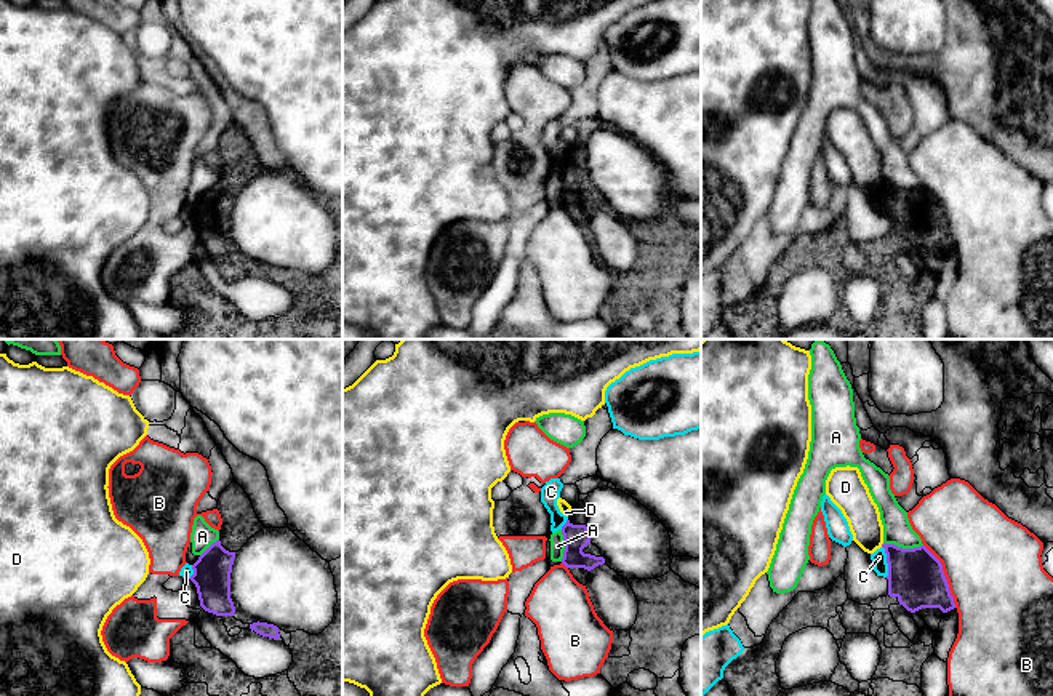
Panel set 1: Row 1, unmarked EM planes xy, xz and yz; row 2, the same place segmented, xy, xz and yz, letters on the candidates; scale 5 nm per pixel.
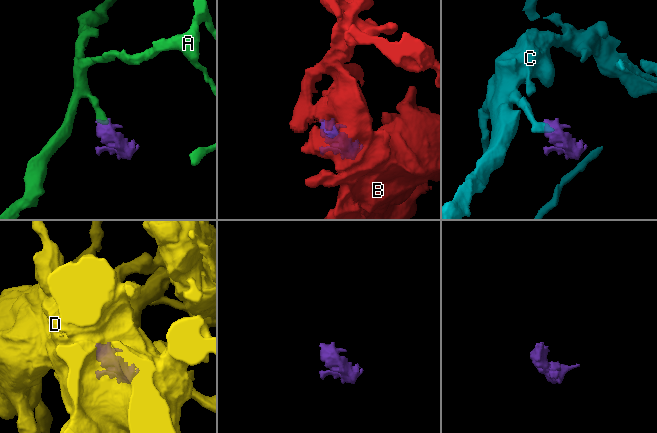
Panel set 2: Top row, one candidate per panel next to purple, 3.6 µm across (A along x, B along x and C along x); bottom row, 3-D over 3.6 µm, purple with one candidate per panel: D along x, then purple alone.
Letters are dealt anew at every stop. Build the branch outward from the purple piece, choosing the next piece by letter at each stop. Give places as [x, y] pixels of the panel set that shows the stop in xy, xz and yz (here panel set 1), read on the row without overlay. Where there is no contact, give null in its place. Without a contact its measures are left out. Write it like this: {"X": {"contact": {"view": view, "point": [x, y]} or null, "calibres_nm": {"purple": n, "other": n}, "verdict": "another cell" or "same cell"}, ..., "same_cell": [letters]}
{"A": {"contact": {"view": "yz", "point": [901, 189]}, "calibres_nm": {"purple": 280, "other": 140}, "verdict": "another cell"}, "B": {"contact": {"view": "yz", "point": [944, 218]}, "calibres_nm": {"purple": 280, "other": 480}, "verdict": "another cell"}, "C": {"contact": {"view": "yz", "point": [887, 204]}, "calibres_nm": {"purple": 280, "other": 80}, "verdict": "another cell"}, "D": {"contact": {"view": "yz", "point": [882, 186]}, "calibres_nm": {"purple": 280, "other": 170}, "verdict": "another cell"}, "same_cell": []}

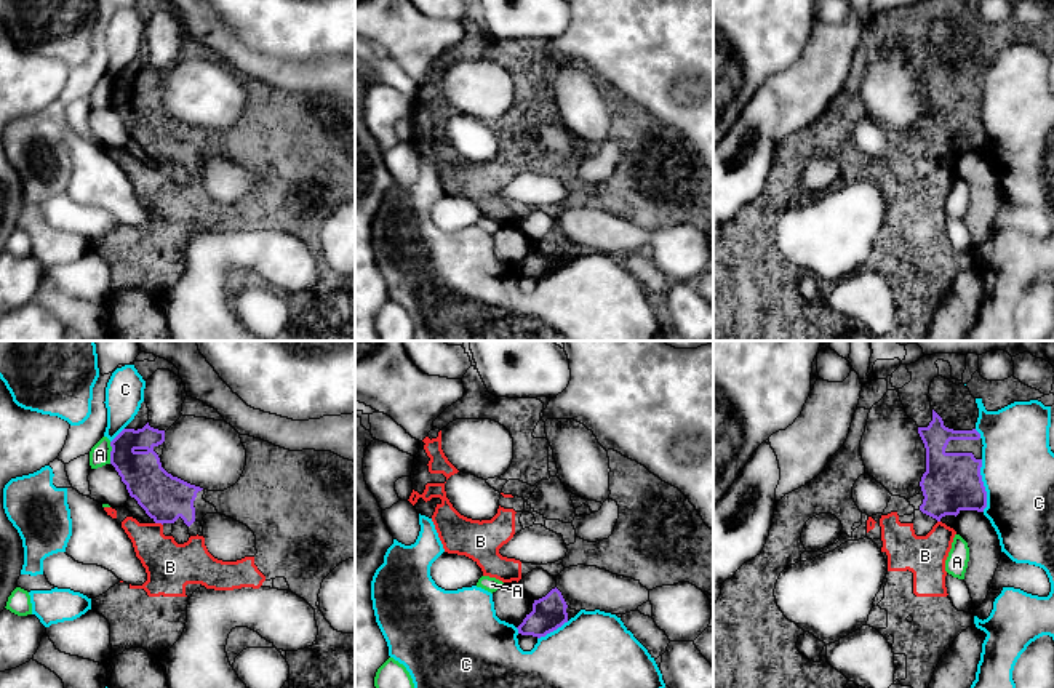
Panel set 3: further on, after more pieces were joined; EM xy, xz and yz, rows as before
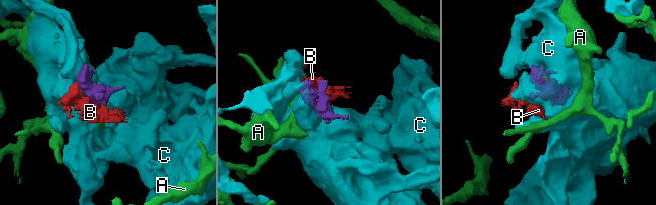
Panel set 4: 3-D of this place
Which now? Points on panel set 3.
{"A": {"contact": {"view": "xy", "point": [111, 95]}, "calibres_nm": {"purple": 220, "other": 110}, "verdict": "another cell"}, "B": {"contact": {"view": "xy", "point": [159, 164]}, "calibres_nm": {"purple": 240, "other": 240}, "verdict": "same cell"}, "C": {"contact": {"view": "yz", "point": [982, 127]}, "calibres_nm": {"purple": 300, "other": 360}, "verdict": "another cell"}, "same_cell": ["B"]}

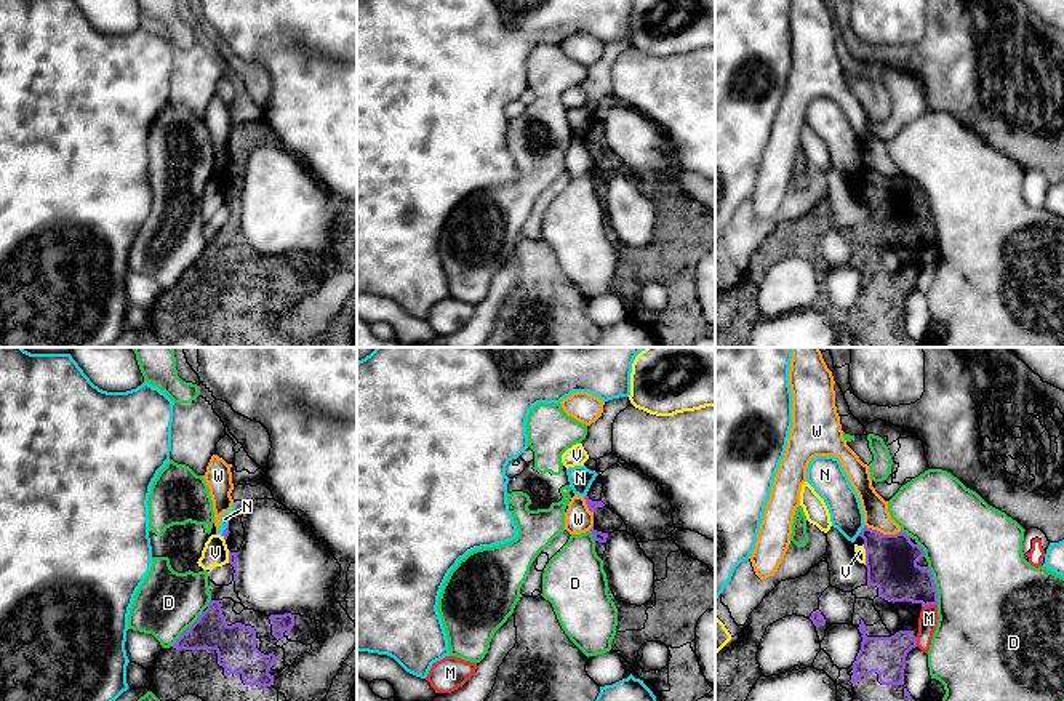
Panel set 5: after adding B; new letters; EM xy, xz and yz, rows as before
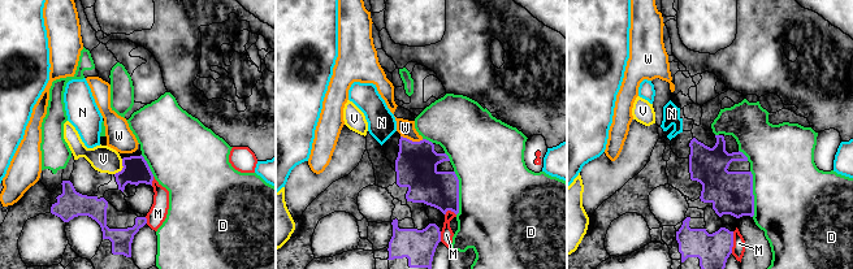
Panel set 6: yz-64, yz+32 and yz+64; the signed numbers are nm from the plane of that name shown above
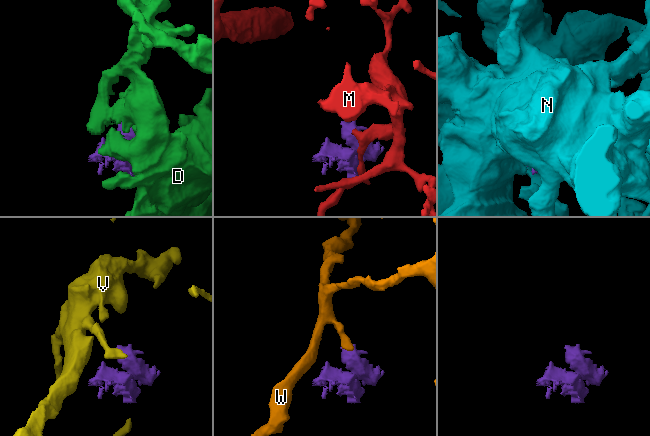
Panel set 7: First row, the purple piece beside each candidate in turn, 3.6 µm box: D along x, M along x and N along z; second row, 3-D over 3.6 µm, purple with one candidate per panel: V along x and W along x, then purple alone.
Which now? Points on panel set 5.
{"D": {"contact": {"view": "yz", "point": [935, 228]}, "calibres_nm": {"purple": 260, "other": 480}, "verdict": "another cell"}, "M": {"contact": {"view": "yz", "point": [928, 245]}, "calibres_nm": {"purple": 240, "other": 100}, "verdict": "another cell"}, "N": {"contact": {"view": "yz", "point": [861, 172]}, "calibres_nm": {"purple": 260, "other": 170}, "verdict": "another cell"}, "V": {"contact": {"view": "yz", "point": [866, 196]}, "calibres_nm": {"purple": 260, "other": 50}, "verdict": "another cell"}, "W": {"contact": {"view": "yz", "point": [882, 175]}, "calibres_nm": {"purple": 260, "other": 130}, "verdict": "another cell"}, "same_cell": []}

